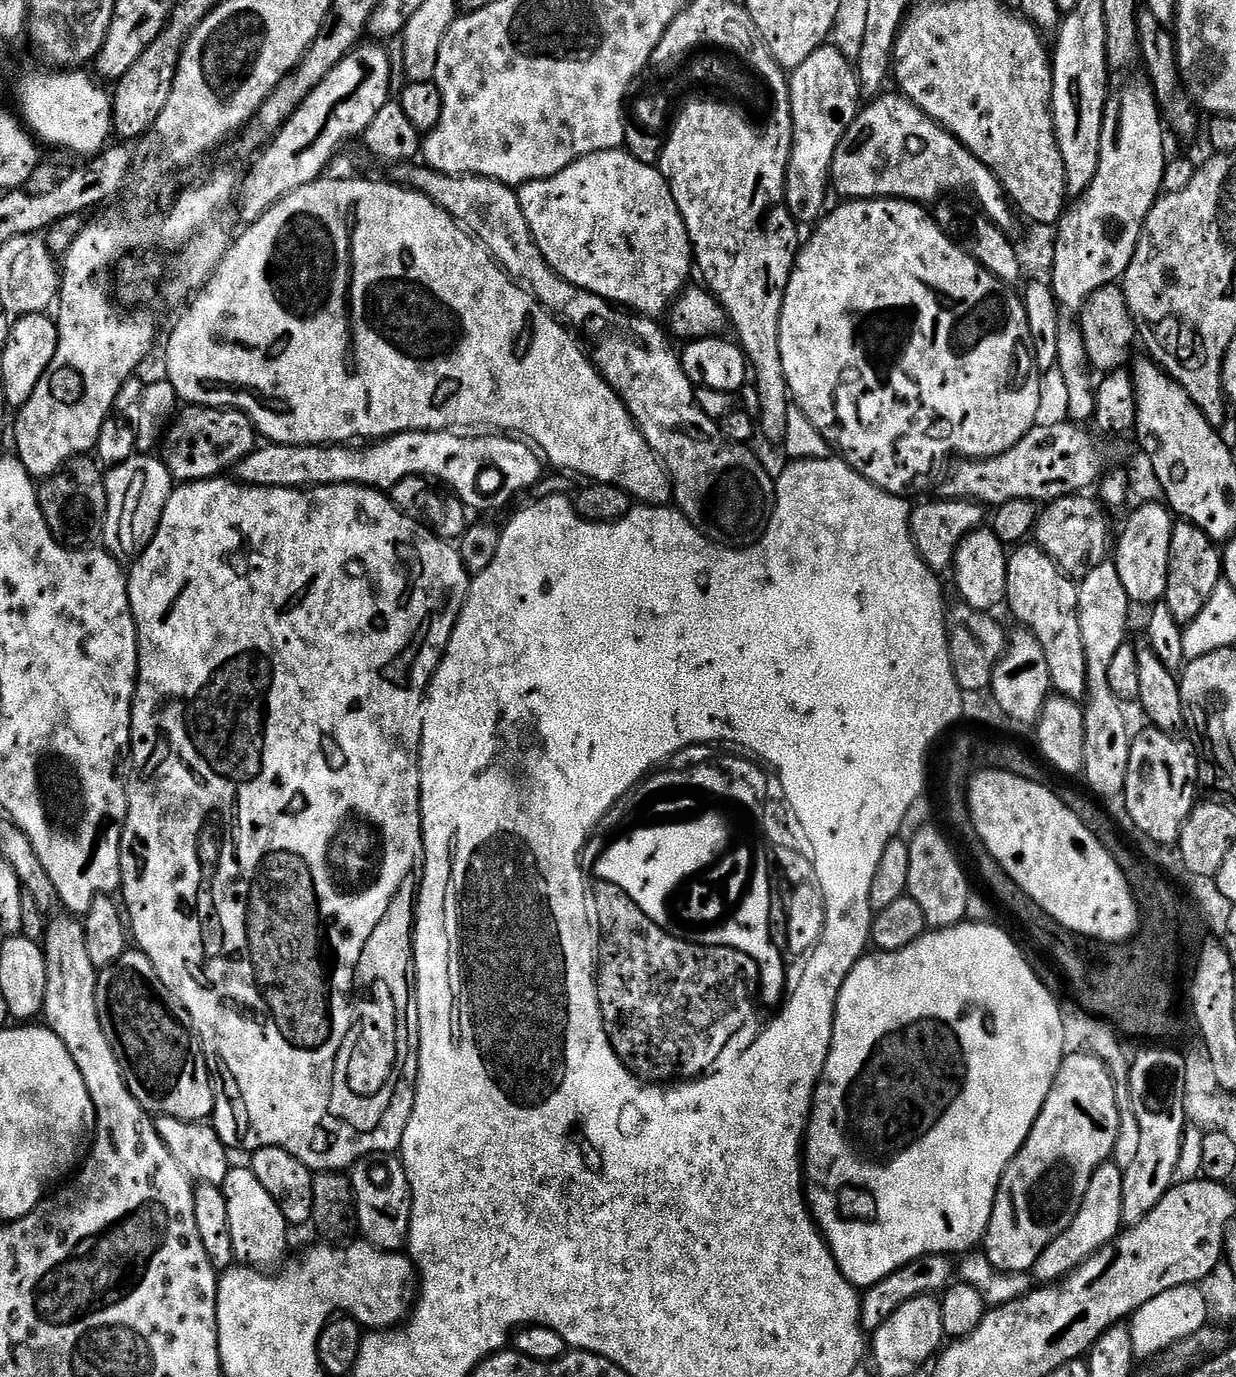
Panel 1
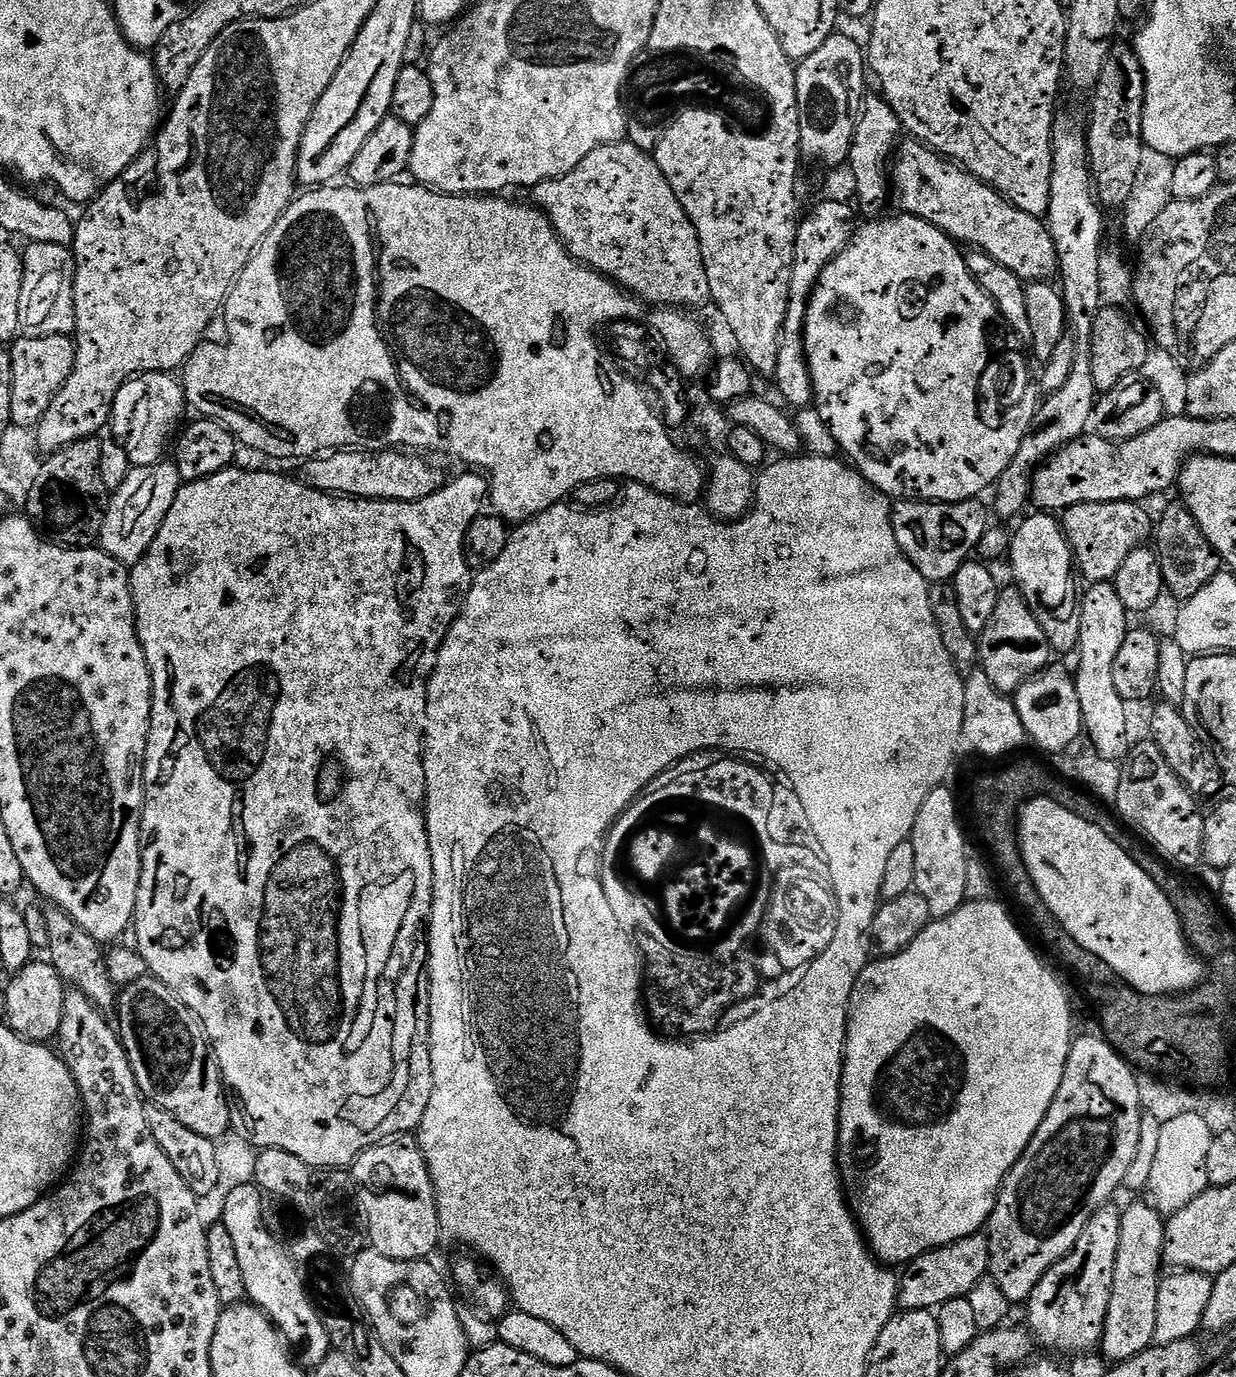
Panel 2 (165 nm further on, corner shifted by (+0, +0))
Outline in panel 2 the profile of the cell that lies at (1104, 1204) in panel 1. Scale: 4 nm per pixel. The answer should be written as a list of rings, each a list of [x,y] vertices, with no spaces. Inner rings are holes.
[[[1112,1202],[1105,1204],[1088,1219],[1078,1242],[1074,1242],[1070,1254],[1062,1257],[1053,1268],[1048,1268],[1046,1274],[1042,1274],[1038,1286],[1034,1286],[1034,1290],[1029,1294],[1026,1301],[1029,1324],[1027,1327],[1038,1344],[1040,1342],[1056,1352],[1088,1352],[1099,1345],[1104,1333],[1106,1310],[1110,1306],[1110,1290],[1114,1282],[1114,1262],[1118,1258],[1121,1209],[1115,1208],[1114,1205],[1115,1203]]]

